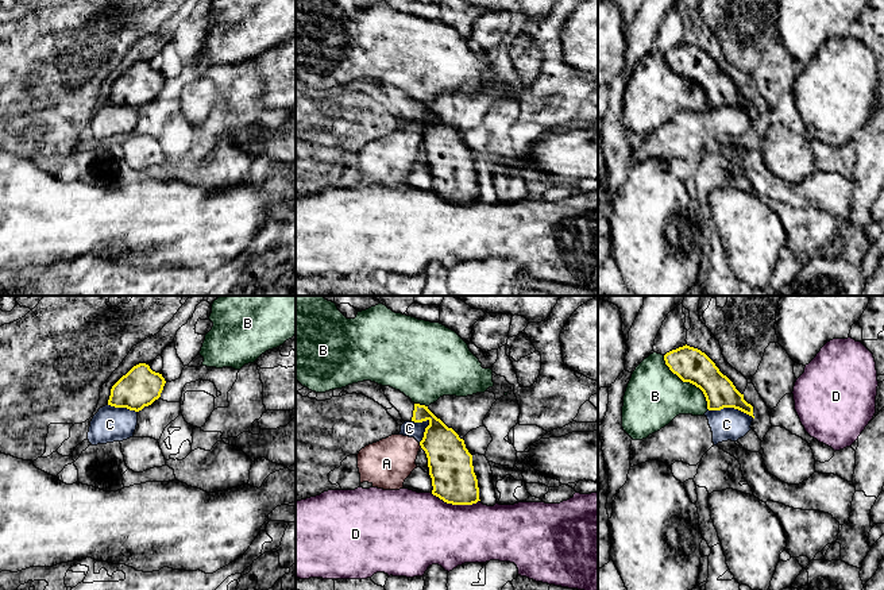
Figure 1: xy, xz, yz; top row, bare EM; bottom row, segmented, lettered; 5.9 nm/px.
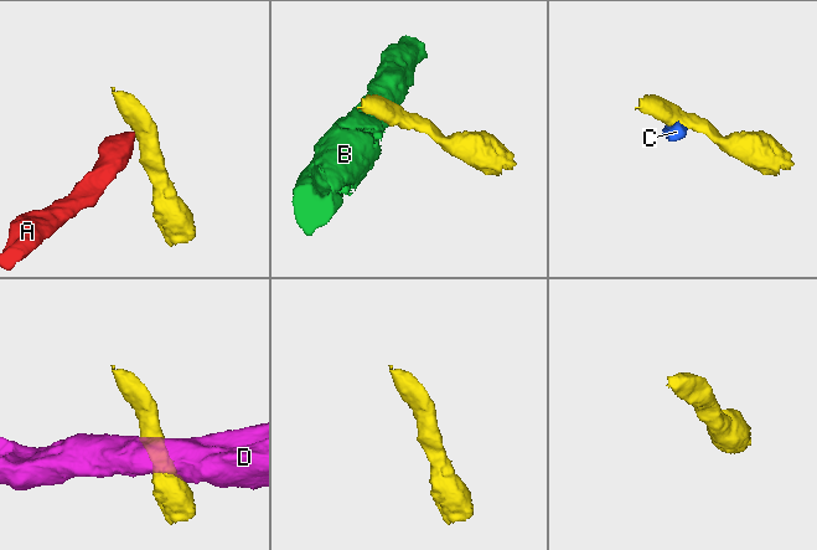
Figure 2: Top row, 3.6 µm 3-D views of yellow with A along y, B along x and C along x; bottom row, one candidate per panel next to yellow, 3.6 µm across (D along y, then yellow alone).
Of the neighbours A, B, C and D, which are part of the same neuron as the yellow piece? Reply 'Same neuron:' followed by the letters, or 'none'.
Same neuron: none

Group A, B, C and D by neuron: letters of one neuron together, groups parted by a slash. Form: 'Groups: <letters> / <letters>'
Groups: A C / B / D

